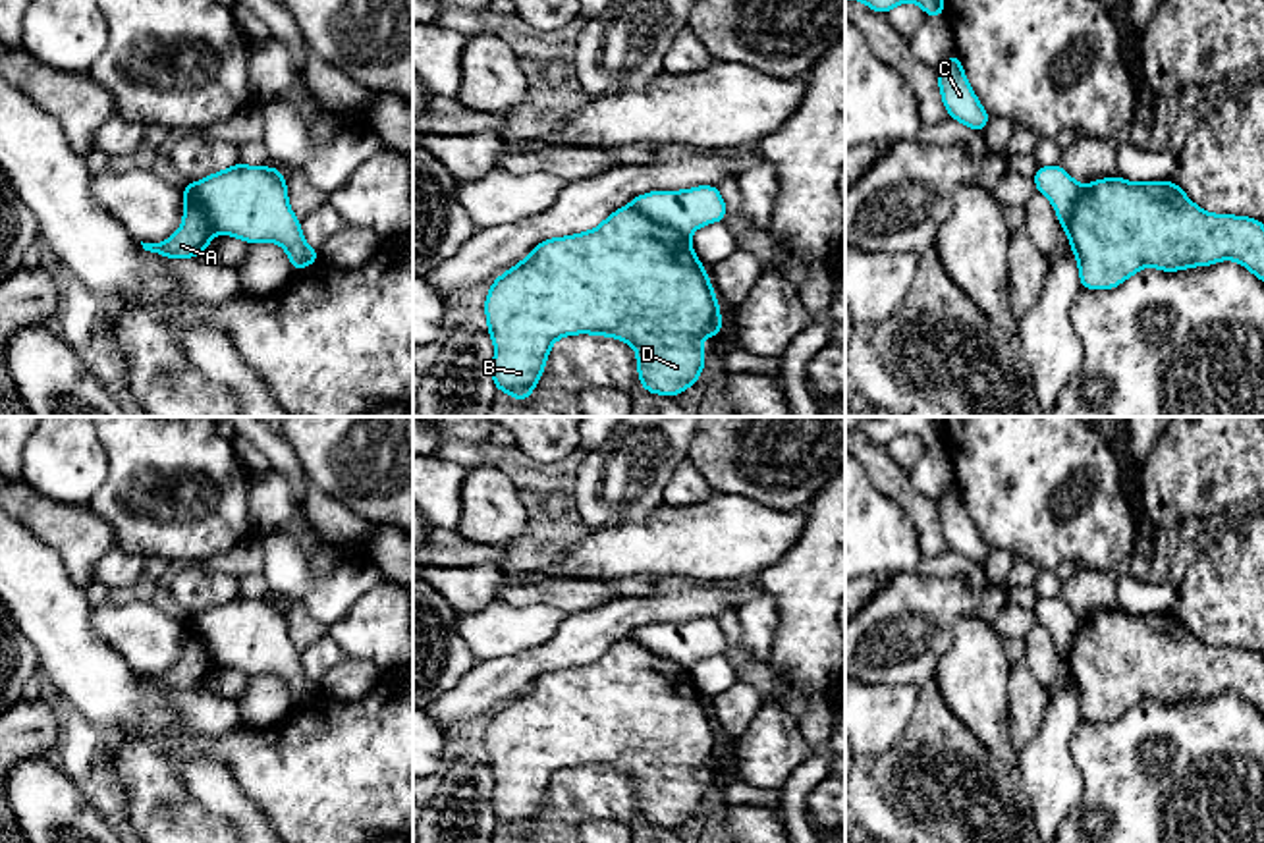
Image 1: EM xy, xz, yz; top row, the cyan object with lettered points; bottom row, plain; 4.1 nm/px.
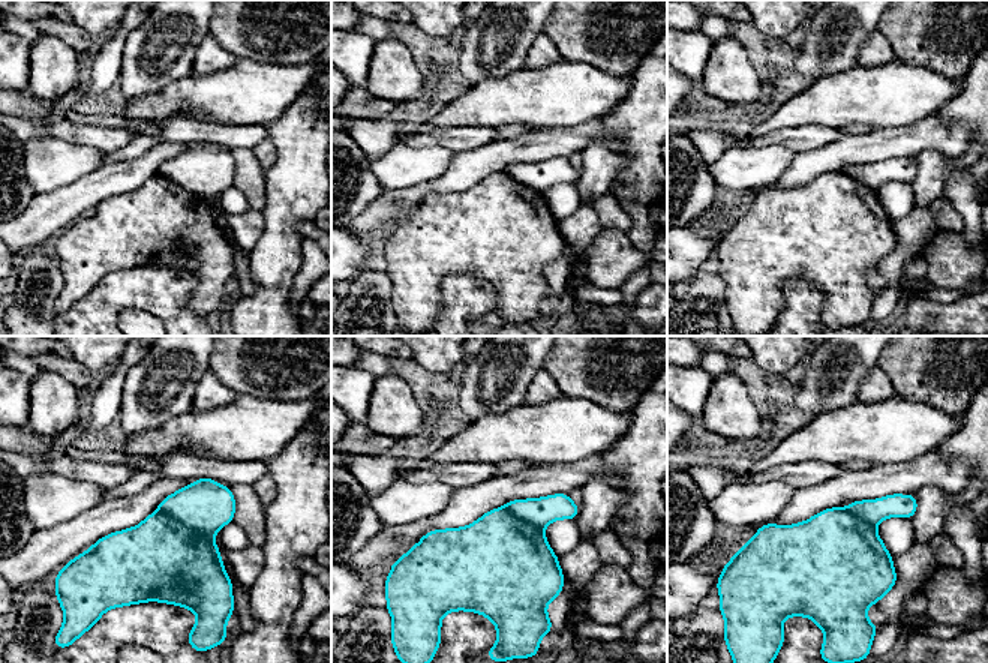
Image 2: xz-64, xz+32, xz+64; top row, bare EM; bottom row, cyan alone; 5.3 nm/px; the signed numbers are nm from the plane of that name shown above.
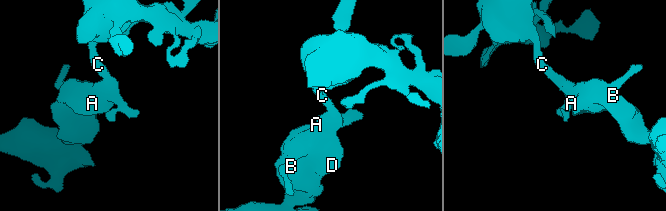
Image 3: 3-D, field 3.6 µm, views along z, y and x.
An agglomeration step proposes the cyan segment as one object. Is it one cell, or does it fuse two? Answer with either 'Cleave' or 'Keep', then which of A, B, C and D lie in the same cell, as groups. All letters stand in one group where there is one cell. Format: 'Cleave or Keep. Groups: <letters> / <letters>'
Cleave. Groups: A B D / C

